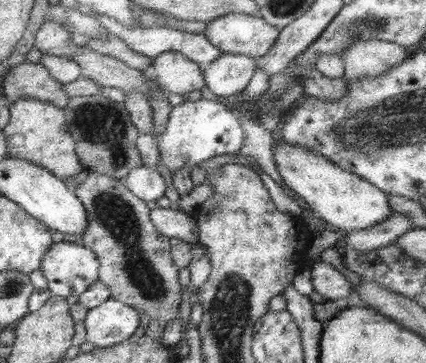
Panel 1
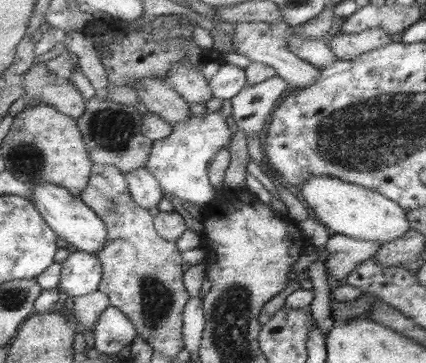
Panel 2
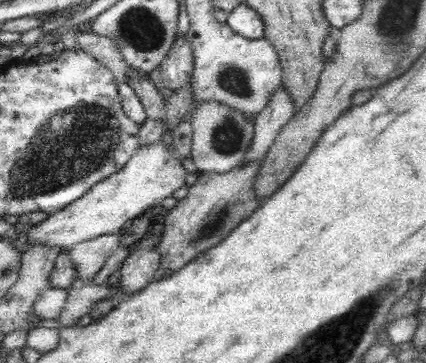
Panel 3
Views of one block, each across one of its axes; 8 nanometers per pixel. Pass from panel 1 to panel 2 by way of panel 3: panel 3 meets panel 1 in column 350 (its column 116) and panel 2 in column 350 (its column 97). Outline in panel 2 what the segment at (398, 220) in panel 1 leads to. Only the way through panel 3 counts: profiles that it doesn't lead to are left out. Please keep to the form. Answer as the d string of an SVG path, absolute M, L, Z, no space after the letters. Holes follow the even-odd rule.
M333 234L329 238L329 244L325 246L331 282L335 286L347 284L349 276L355 270L359 270L361 264L373 260L381 248L383 246L375 242L365 242L365 240L355 240L343 234Z

